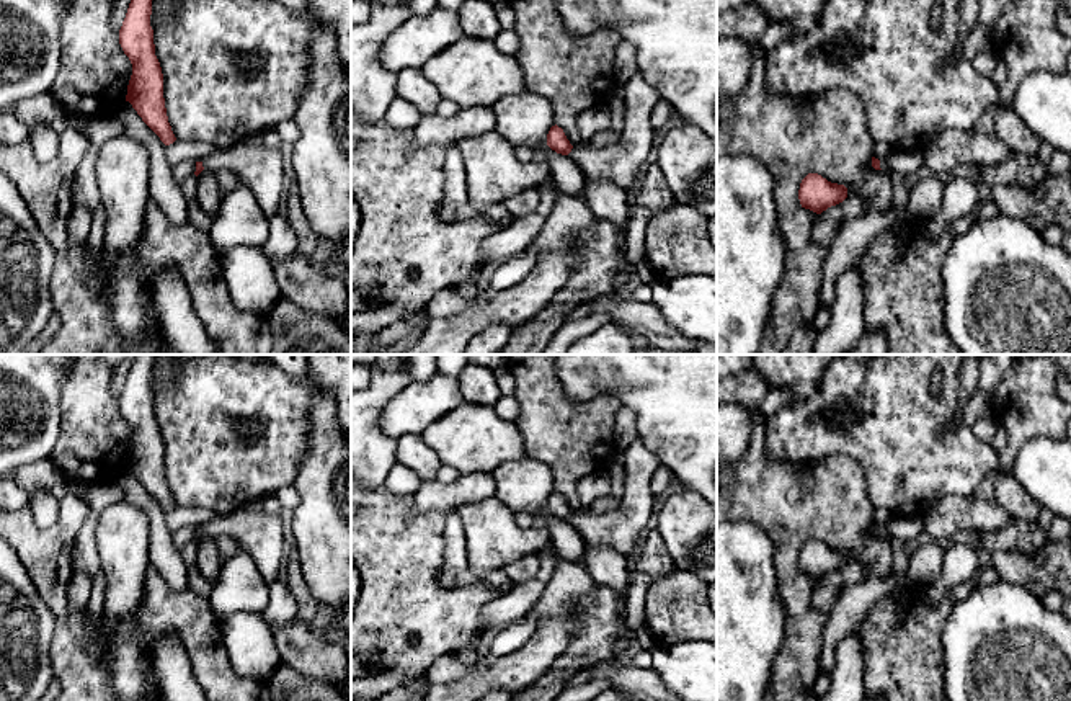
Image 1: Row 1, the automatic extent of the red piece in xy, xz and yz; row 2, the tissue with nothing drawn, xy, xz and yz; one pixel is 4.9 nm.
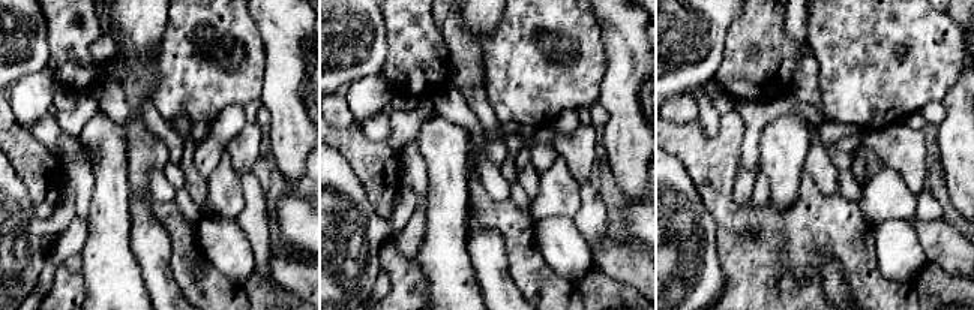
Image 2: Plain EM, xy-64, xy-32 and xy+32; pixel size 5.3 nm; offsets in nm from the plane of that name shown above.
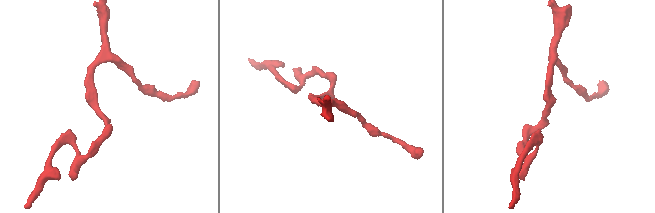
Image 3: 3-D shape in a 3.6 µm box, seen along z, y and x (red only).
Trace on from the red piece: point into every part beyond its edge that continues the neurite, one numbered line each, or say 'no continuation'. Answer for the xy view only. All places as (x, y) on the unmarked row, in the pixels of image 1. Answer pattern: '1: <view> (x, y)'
1: xy (260, 535)

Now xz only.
1: xz (621, 530)

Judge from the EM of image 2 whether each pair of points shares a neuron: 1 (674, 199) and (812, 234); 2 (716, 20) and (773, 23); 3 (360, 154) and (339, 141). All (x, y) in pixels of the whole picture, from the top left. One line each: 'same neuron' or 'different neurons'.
1: different neurons
2: different neurons
3: same neuron

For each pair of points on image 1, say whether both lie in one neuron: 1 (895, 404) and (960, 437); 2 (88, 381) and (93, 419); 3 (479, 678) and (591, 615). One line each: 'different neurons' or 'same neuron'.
1: same neuron
2: same neuron
3: different neurons

